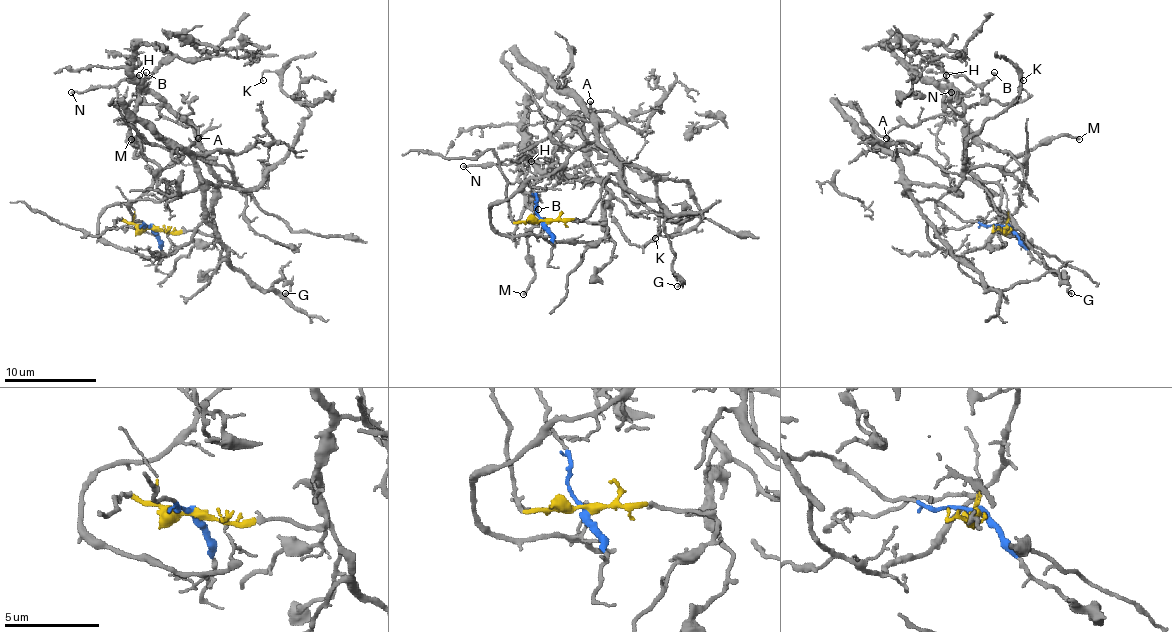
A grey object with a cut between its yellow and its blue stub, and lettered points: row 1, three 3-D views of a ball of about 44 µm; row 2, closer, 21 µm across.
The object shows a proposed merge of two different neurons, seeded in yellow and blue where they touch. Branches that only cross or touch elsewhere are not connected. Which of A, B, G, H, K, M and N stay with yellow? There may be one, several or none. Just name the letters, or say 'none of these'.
A, B, H, M, N

